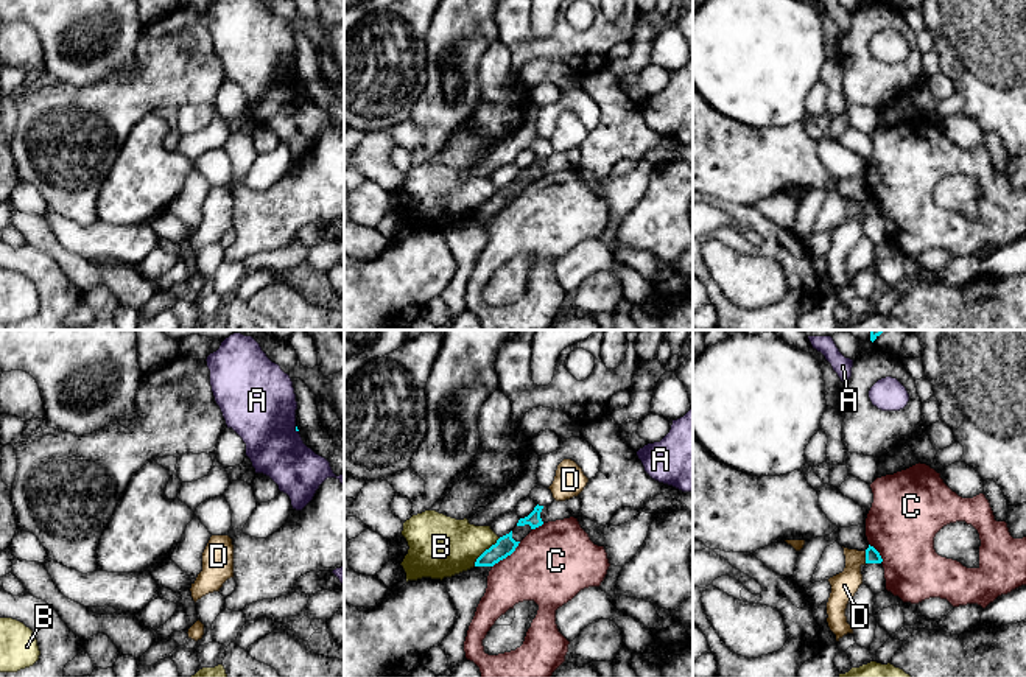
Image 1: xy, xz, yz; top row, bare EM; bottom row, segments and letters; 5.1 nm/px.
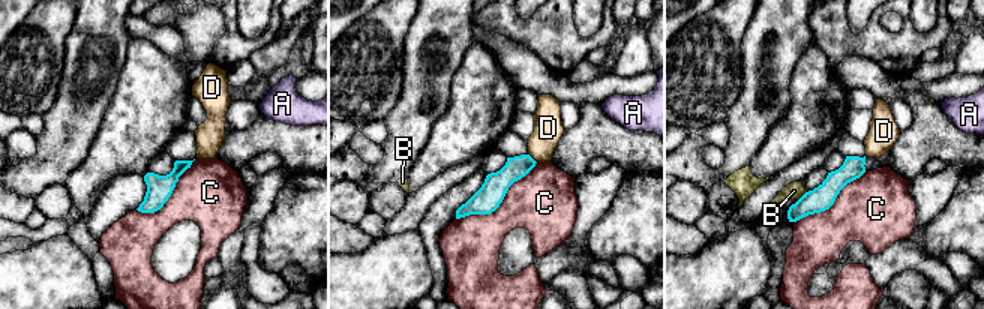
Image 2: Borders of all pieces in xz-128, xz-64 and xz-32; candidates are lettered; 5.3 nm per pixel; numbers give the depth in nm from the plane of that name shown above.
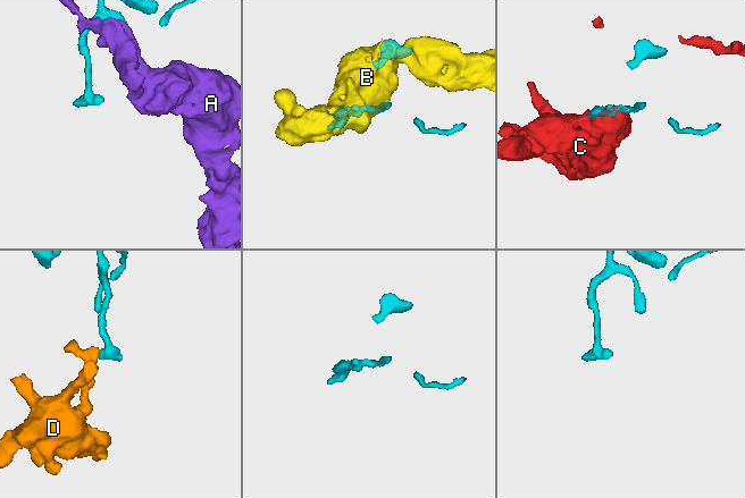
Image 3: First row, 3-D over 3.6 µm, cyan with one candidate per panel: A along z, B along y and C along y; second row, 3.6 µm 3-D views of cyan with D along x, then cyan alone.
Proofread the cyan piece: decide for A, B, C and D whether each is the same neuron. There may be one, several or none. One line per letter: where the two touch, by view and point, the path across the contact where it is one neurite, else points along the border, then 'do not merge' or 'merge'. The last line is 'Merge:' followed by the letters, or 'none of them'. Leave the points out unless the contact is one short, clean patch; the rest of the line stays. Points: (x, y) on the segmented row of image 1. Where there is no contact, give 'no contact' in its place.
A: meets cyan in xy at (296, 430); do not merge
B: meets cyan in xz at (484, 551); do not merge
C: meets cyan in xz at (506, 556); do not merge
D: meets cyan in yz at (866, 557); border along yz (864, 551), (866, 562); do not merge
Merge: none of them

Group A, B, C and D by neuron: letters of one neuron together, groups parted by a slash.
A / B / C / D

